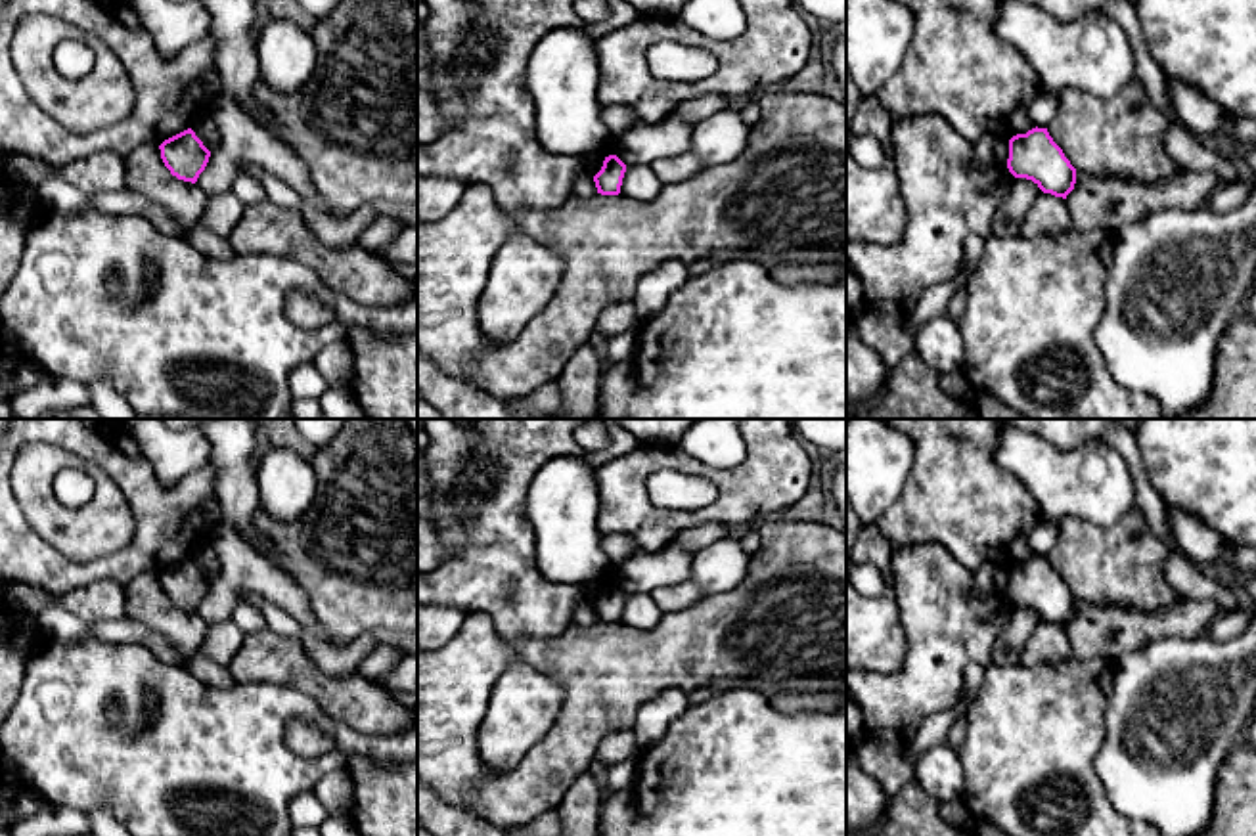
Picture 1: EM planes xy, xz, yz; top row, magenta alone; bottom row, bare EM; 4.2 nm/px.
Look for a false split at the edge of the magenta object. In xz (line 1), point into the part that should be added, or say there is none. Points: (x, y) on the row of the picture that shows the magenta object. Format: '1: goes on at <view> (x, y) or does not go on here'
1: does not go on here

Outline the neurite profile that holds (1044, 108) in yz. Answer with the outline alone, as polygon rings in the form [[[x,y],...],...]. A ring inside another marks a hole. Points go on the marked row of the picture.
[[[1038,94],[1028,105],[1028,115],[1032,117],[1038,128],[1049,128],[1057,113],[1059,113],[1057,94]]]

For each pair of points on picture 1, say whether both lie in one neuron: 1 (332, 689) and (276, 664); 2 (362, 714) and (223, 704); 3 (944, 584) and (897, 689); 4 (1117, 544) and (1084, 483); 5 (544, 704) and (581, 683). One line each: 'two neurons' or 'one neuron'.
1: one neuron
2: two neurons
3: one neuron
4: two neurons
5: two neurons

